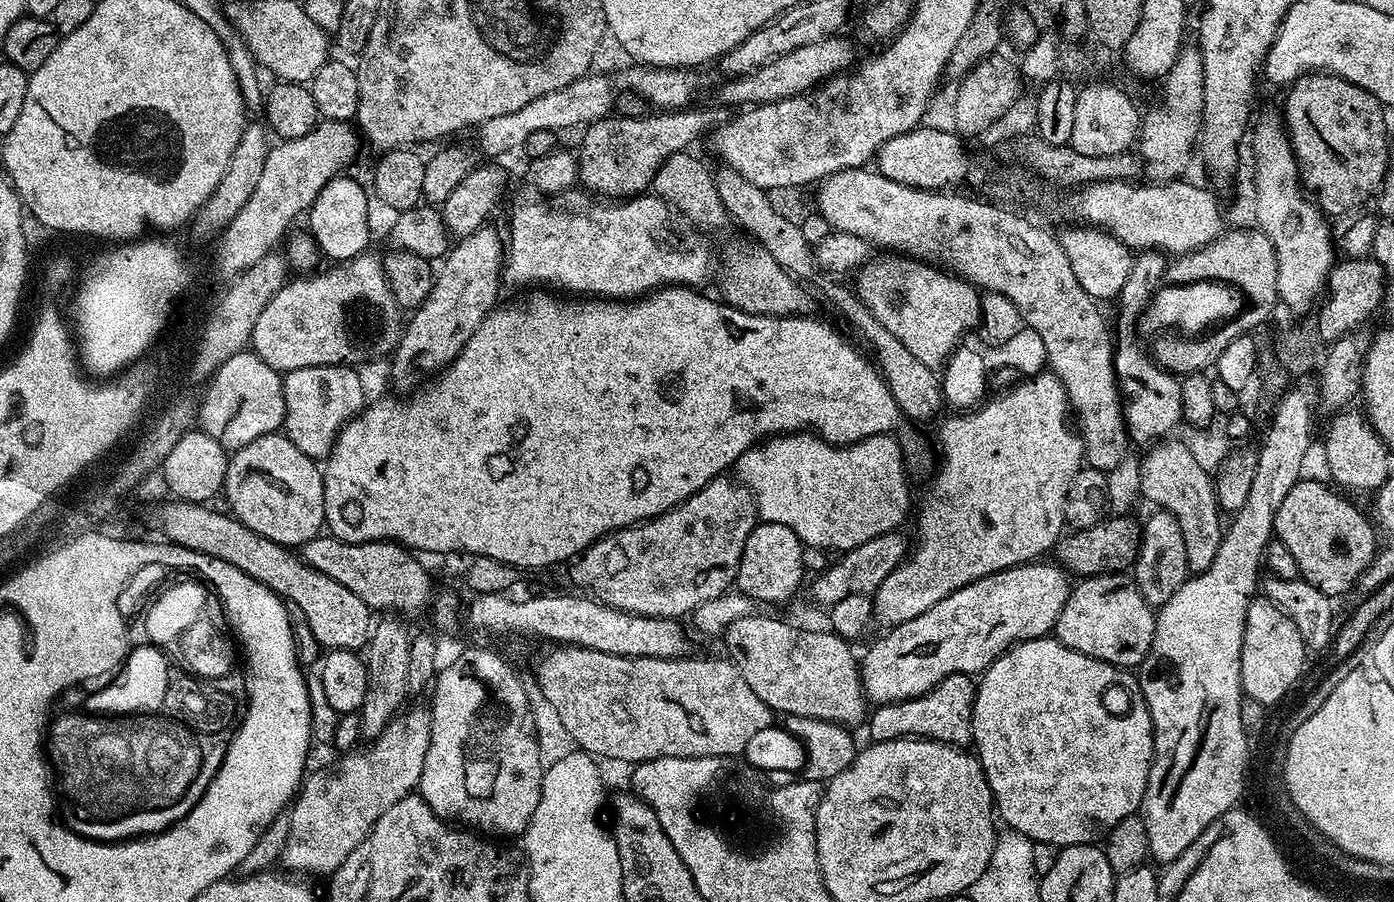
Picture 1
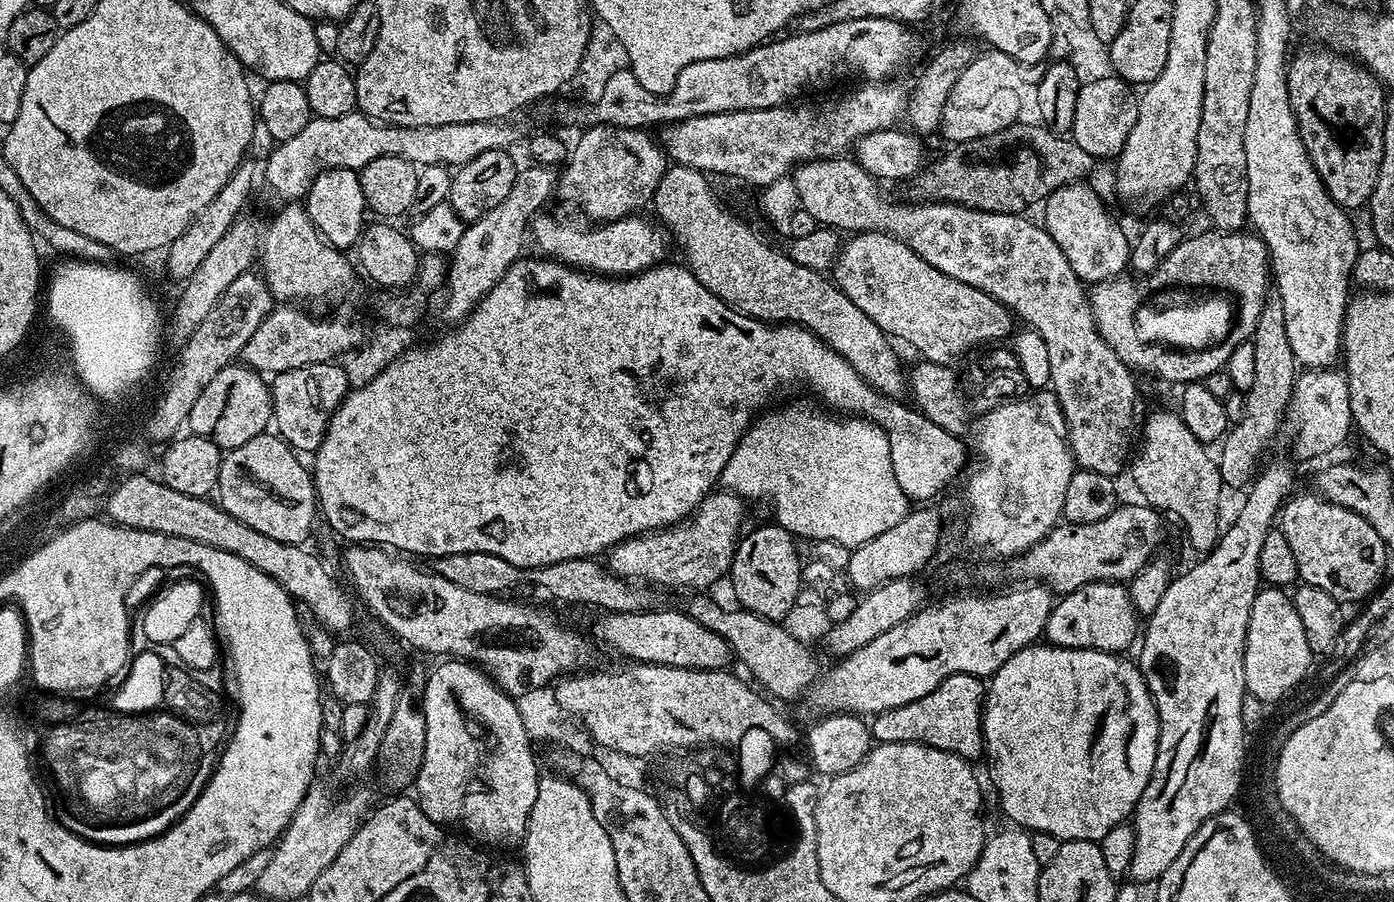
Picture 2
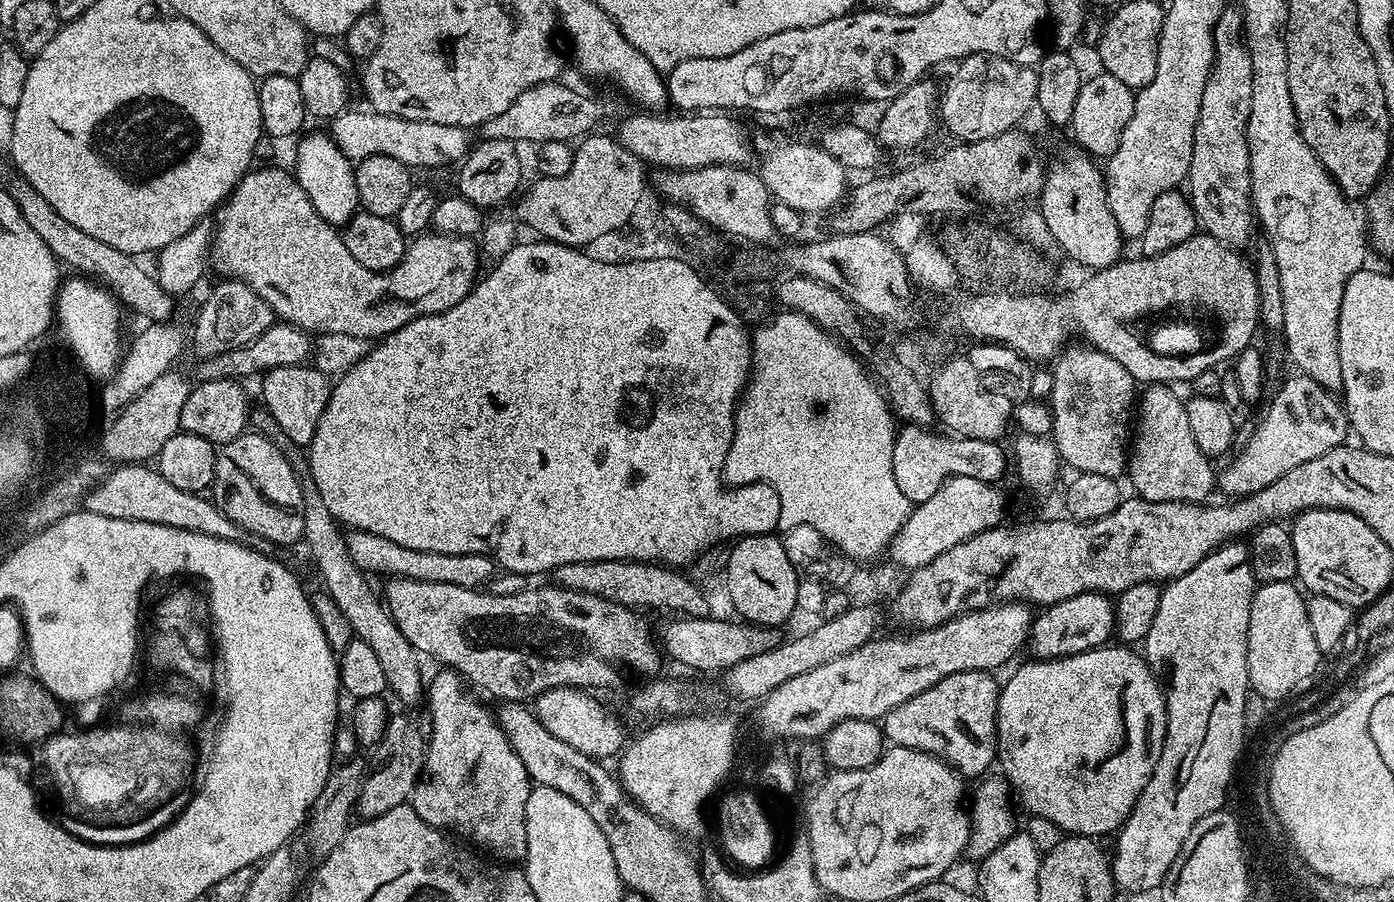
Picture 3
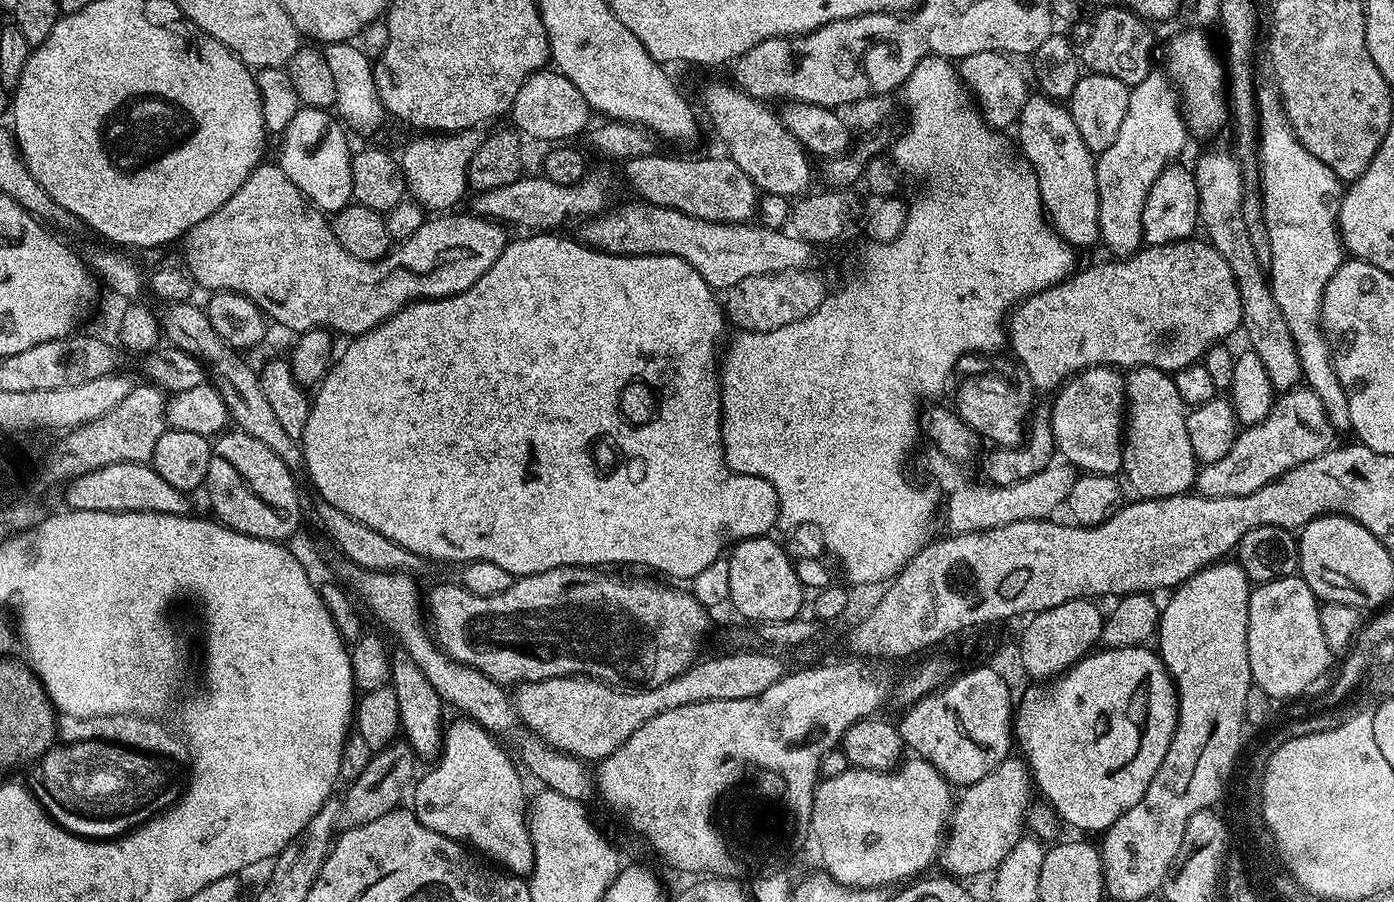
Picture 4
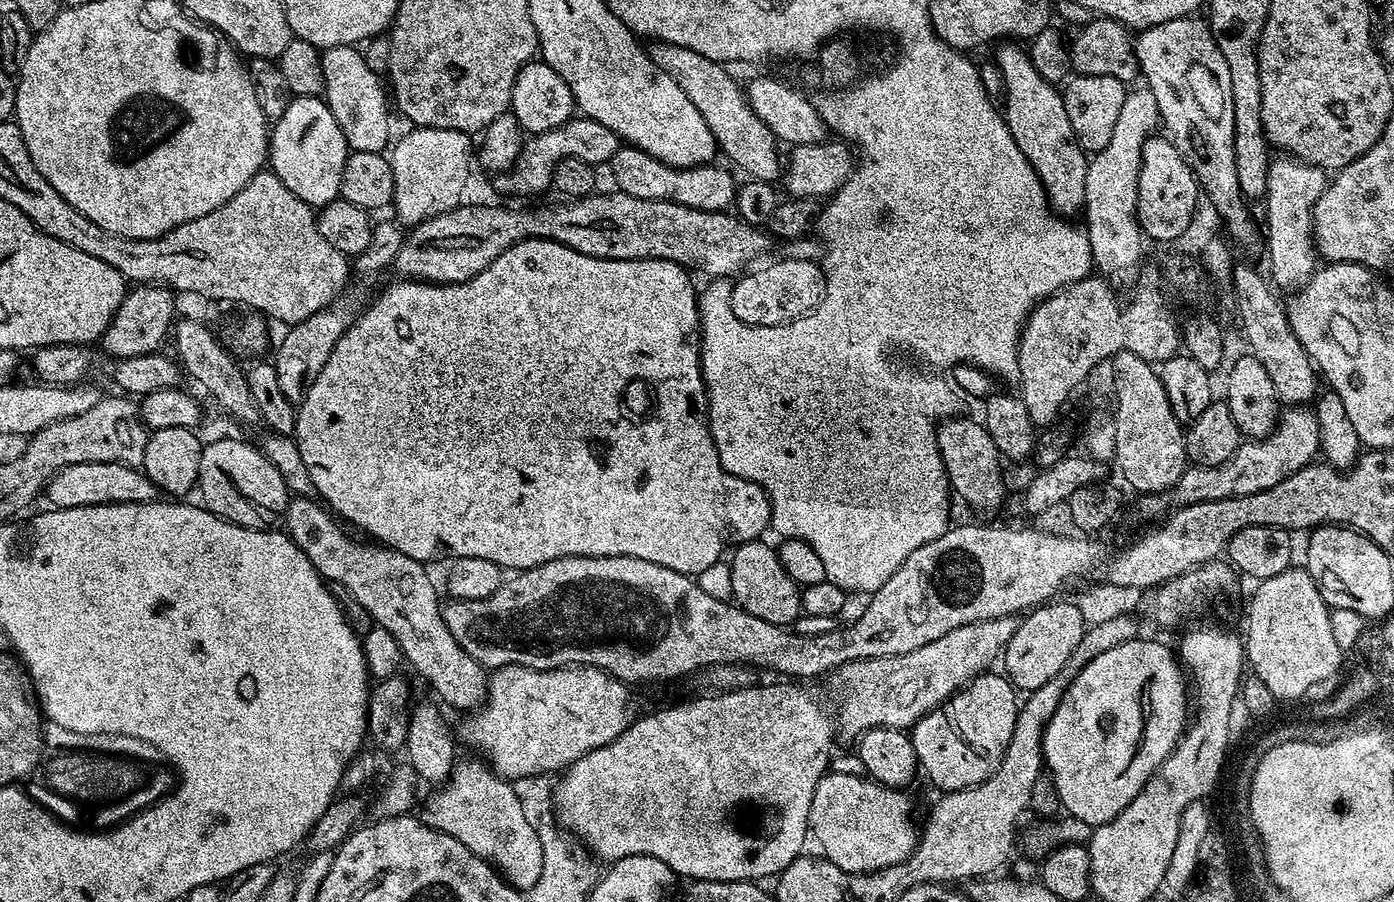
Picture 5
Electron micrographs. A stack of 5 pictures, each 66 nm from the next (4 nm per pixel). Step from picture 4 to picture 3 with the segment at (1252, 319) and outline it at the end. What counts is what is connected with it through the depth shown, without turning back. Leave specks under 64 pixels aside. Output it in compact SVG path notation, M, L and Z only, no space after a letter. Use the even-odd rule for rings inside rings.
M1225 7L1214 30L1216 57L1212 59L1212 69L1208 71L1208 81L1202 94L1200 117L1194 130L1192 162L1186 181L1192 211L1205 235L1238 250L1246 247L1247 242L1249 245L1254 234L1248 153L1252 63L1243 35L1244 17L1239 7Z

